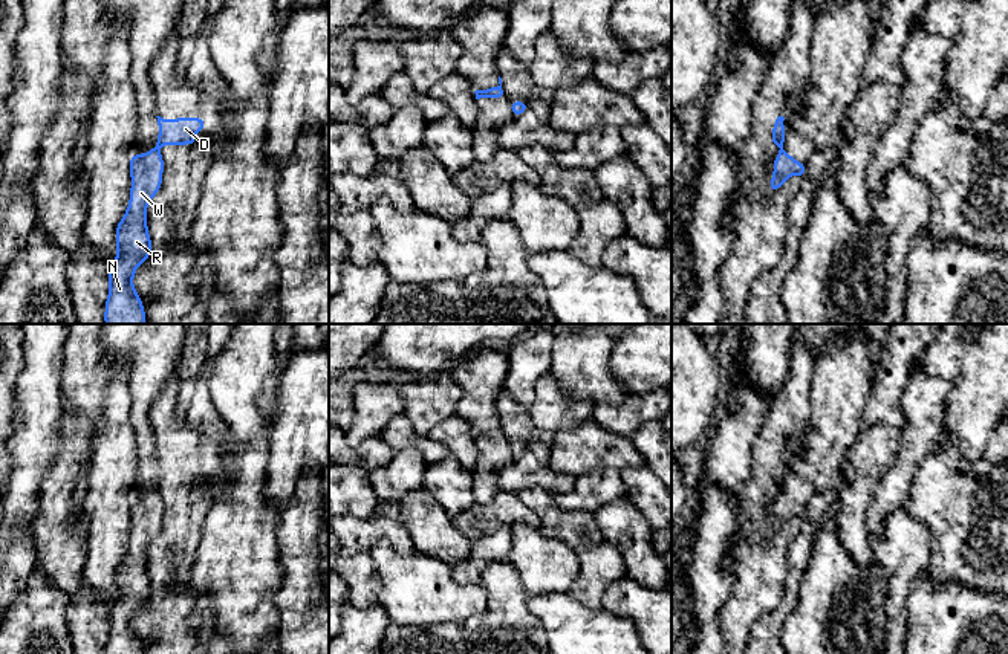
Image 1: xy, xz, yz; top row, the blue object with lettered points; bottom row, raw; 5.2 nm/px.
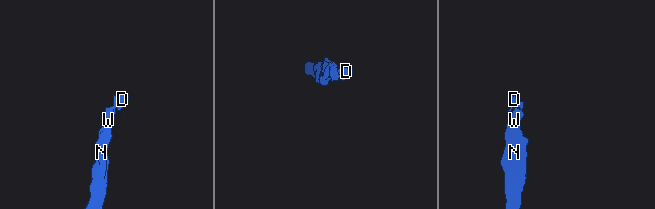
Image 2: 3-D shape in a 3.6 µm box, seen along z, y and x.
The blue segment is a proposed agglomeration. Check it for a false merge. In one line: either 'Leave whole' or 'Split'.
Split

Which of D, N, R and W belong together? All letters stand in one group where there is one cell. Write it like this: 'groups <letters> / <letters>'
groups D / N R W

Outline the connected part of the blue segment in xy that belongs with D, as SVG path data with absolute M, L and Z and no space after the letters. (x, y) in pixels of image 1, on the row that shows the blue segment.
M158 118L159 138L154 148L159 150L161 145L194 145L196 133L205 128L203 118L179 118L179 119L164 119Z

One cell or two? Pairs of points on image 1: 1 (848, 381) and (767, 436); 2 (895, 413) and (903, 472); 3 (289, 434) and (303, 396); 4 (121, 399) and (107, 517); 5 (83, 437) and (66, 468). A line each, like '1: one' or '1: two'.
1: two
2: two
3: one
4: one
5: one

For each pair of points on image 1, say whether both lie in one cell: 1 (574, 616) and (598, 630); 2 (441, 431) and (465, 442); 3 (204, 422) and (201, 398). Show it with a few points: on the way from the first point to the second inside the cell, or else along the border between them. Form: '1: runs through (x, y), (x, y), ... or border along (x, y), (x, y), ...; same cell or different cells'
1: runs through (580, 622), (588, 630), (592, 630); same cell
2: runs through (447, 433), (453, 433), (459, 439); same cell
3: runs through (202, 416), (201, 404); same cell

